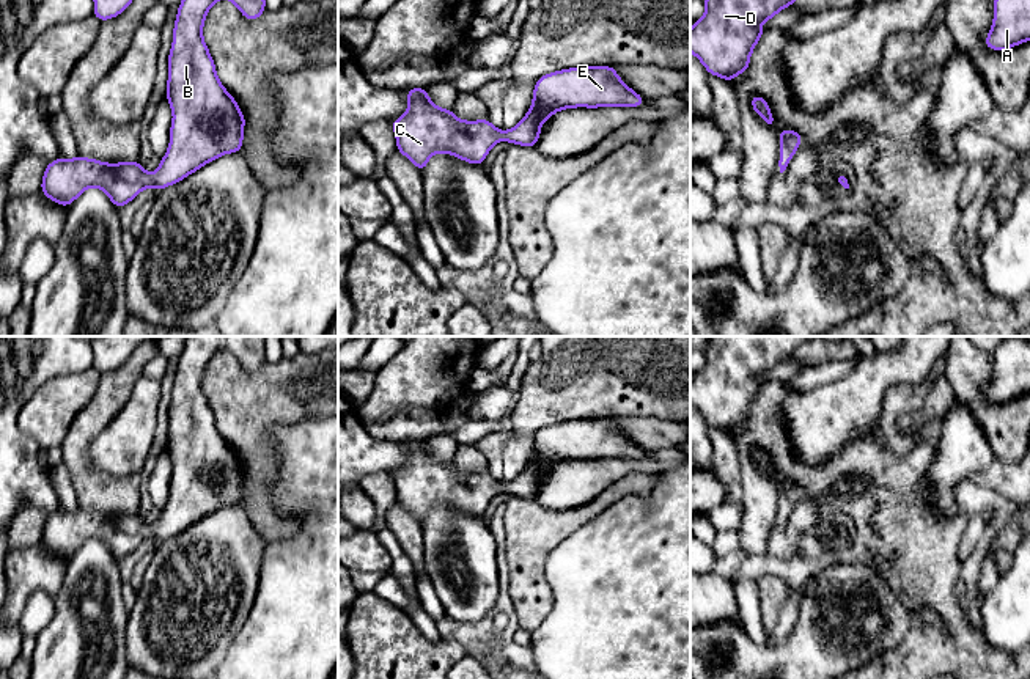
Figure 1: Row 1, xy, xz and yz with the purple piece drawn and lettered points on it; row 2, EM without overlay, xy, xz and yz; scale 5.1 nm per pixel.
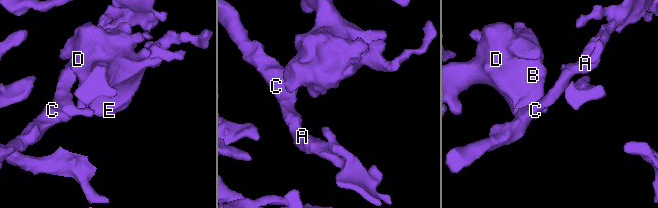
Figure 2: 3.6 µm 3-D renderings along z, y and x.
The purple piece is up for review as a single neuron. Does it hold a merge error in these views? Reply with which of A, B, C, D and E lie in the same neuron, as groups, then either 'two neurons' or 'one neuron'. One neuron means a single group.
A B C D E | one neuron

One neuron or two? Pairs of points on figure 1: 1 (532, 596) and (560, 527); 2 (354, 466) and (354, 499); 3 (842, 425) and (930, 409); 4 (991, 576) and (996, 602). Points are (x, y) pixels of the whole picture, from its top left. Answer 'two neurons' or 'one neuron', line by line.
1: one neuron
2: two neurons
3: two neurons
4: two neurons

